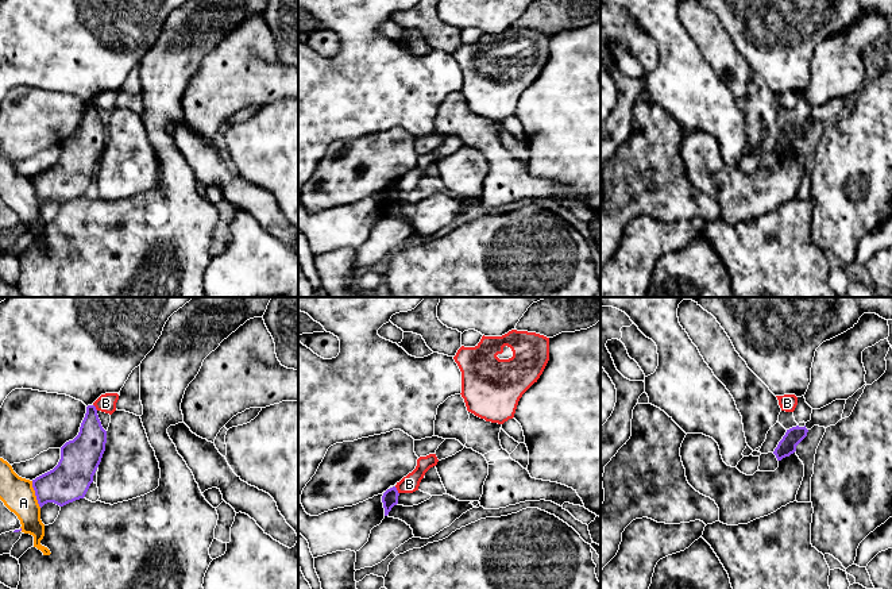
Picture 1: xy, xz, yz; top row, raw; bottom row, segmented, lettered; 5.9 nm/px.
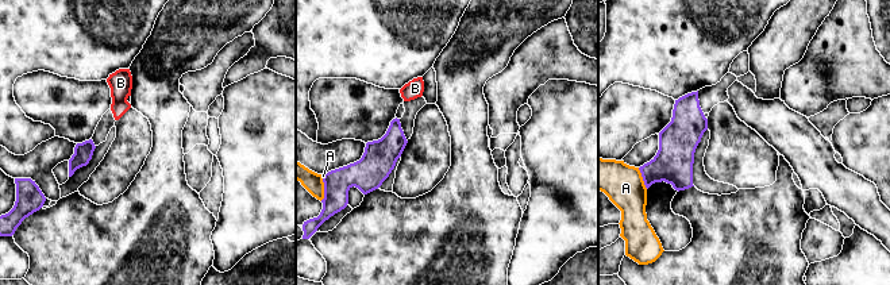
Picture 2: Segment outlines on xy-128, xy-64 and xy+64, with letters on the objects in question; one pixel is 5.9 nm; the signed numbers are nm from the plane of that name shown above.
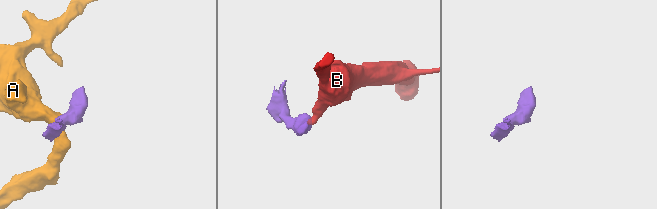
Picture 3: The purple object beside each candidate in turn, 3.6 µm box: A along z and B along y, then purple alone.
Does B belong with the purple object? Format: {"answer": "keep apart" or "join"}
{"answer": "keep apart"}

